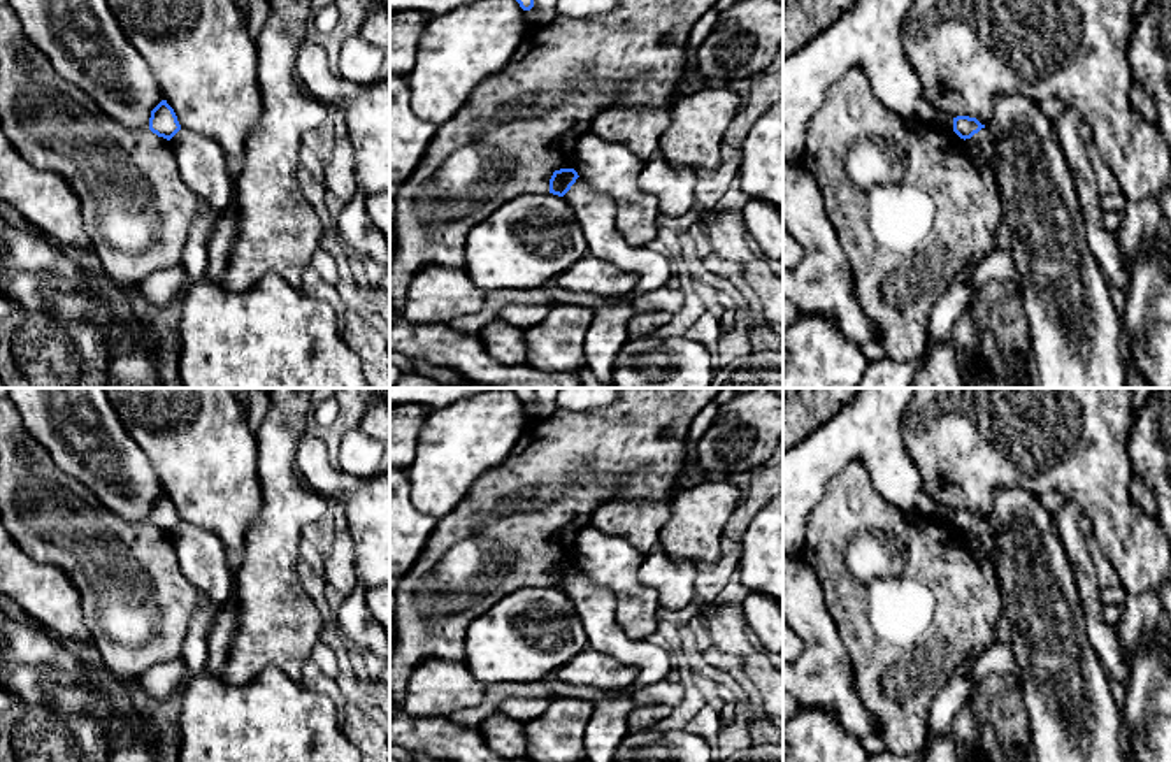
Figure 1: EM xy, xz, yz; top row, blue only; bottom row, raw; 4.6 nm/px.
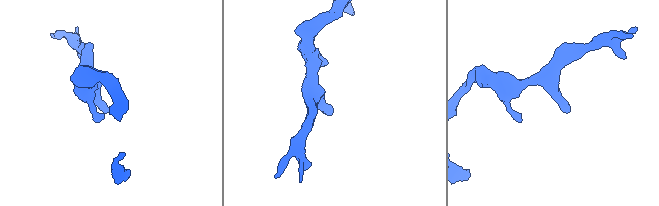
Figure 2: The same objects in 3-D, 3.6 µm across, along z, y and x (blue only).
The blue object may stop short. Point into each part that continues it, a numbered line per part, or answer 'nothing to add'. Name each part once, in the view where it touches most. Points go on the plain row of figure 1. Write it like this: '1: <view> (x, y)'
1: yz (982, 539)

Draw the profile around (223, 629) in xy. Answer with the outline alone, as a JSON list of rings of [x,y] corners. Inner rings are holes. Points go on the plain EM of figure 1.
[[[233,590],[230,599],[219,607],[218,616],[212,622],[212,629],[209,632],[207,671],[212,676],[218,676],[221,672],[230,657],[233,636],[237,630],[237,616],[237,593]]]

